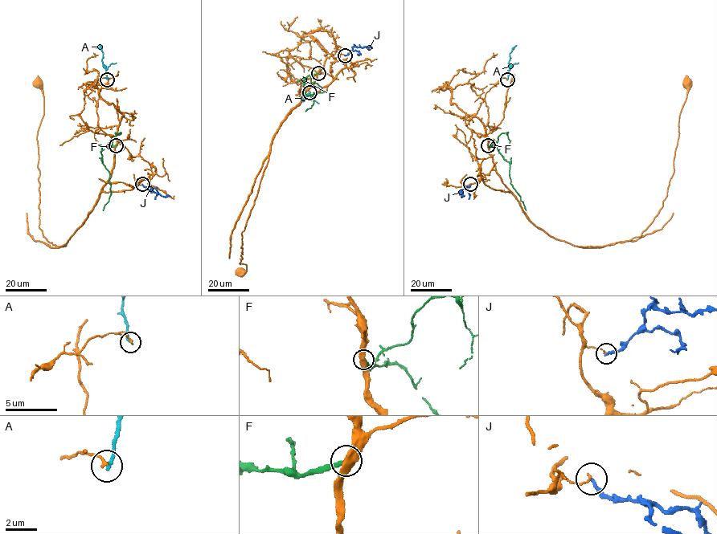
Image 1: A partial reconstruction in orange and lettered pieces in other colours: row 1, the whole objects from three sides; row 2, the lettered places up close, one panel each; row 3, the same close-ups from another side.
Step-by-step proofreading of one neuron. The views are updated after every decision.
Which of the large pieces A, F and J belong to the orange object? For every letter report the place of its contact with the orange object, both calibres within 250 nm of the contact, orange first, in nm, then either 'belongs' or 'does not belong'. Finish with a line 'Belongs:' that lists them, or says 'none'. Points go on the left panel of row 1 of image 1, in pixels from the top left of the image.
A: meets orange at (107, 79); 170 nm thick on the orange side, 240 nm on the other; does not belong
F: meets orange at (116, 145); 440 nm thick on the orange side, 280 nm on the other; does not belong
J: meets orange at (142, 184); 110 nm thick on the orange side, 240 nm on the other; does not belong
Belongs: none

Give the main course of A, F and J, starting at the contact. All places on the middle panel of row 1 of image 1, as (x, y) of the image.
A: (309, 91), (304, 95), (304, 100), (301, 101)
F: (318, 73), (309, 75), (305, 79), (305, 94), (313, 97), (313, 103), (305, 111)
J: (345, 55), (354, 46), (372, 48)

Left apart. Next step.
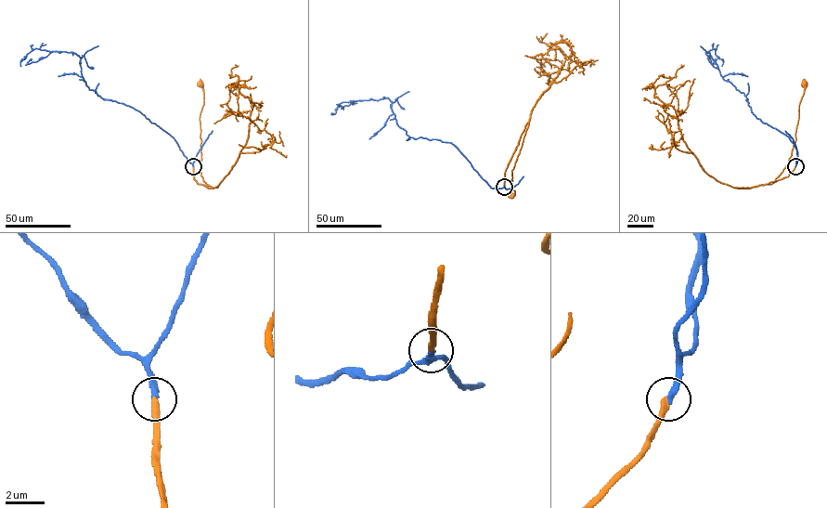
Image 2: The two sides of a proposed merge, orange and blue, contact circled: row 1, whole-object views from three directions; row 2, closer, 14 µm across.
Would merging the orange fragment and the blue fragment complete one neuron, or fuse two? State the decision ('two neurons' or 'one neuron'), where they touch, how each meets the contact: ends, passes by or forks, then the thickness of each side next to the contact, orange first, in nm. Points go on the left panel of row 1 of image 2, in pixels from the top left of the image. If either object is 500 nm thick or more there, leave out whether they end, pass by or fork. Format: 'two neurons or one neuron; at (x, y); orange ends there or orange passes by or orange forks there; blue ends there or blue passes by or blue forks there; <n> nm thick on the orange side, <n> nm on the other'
one neuron; at (193, 166); orange ends there; blue ends there; 340 nm thick on the orange side, 320 nm on the other

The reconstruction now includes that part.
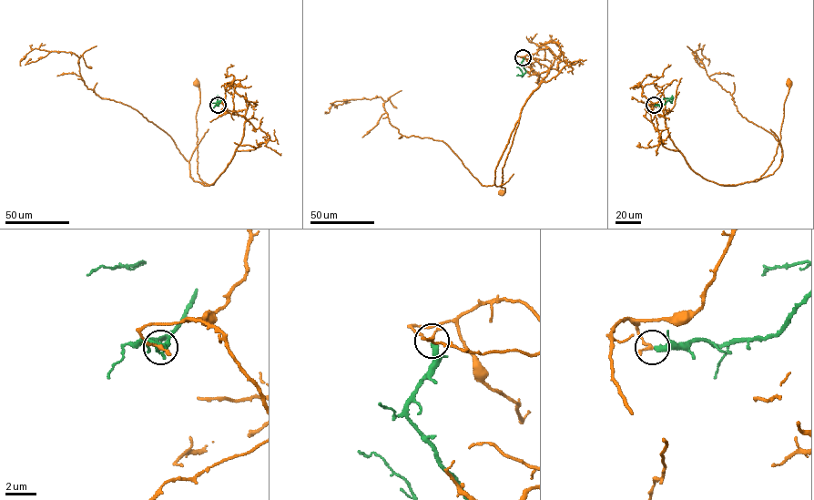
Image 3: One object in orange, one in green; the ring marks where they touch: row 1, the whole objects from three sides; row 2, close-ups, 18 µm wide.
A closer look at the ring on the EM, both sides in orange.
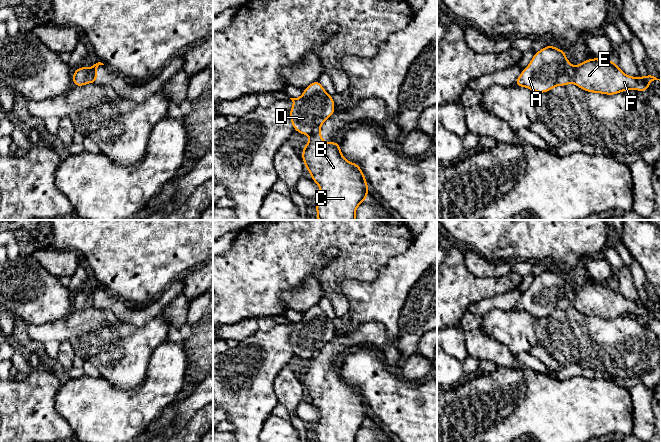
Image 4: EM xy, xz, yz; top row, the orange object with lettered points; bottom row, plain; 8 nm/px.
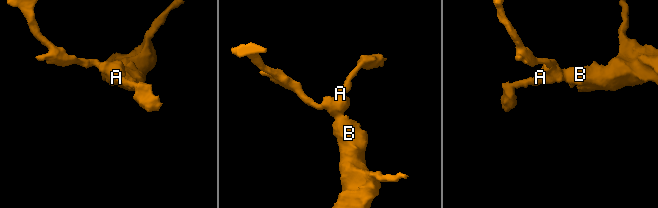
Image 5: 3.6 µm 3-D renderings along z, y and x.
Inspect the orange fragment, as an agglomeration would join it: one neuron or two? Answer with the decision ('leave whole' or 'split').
split

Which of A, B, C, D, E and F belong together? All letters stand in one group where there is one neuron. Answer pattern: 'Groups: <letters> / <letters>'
Groups: A D / B C E F

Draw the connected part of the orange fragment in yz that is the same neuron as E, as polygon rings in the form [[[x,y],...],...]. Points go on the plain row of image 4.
[[[592,282],[587,283],[584,286],[574,291],[573,294],[573,307],[580,313],[586,316],[602,317],[604,319],[616,319],[625,314],[639,314],[649,316],[649,306],[656,304],[659,309],[661,308],[661,302],[654,300],[647,296],[646,301],[638,300],[631,301],[626,299],[616,288],[615,285]]]

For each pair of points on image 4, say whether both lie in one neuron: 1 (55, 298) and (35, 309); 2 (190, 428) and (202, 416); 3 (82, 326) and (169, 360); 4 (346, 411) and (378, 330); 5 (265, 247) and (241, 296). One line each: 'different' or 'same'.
1: same
2: same
3: different
4: same
5: same

